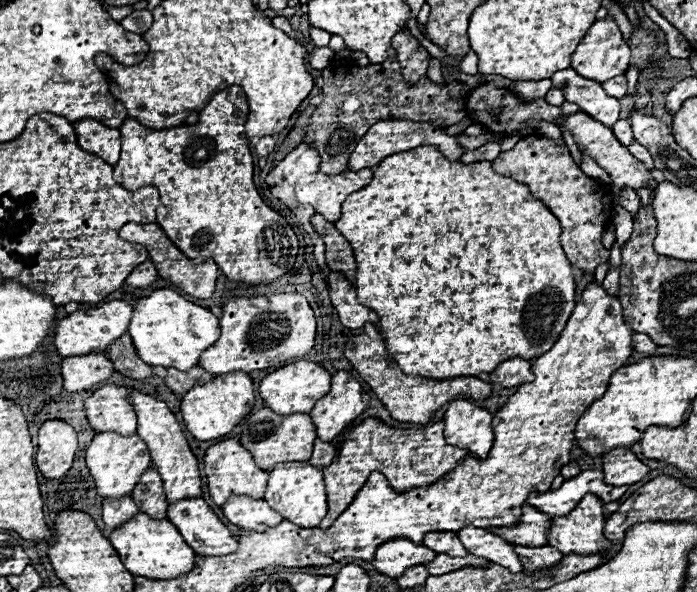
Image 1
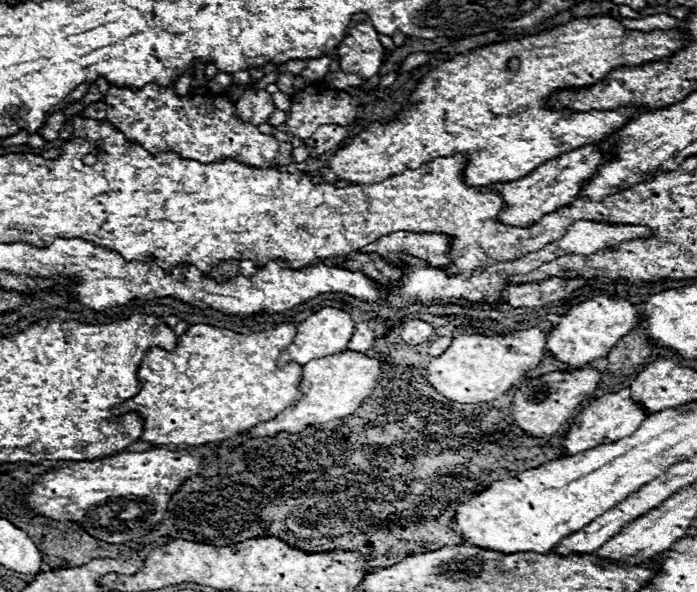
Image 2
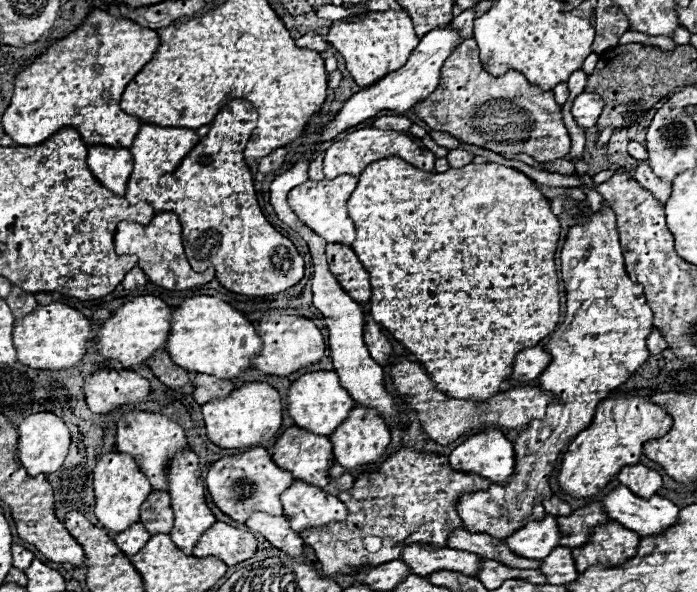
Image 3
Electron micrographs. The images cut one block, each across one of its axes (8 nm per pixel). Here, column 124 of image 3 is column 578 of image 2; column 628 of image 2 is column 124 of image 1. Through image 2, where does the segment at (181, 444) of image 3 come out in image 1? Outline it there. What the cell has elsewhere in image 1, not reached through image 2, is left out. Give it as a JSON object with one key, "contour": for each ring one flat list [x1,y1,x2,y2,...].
{"contour":[[104,384,94,390,84,404,86,418,96,432,120,432,134,434,136,432,136,414,126,400,126,390,114,384]]}

